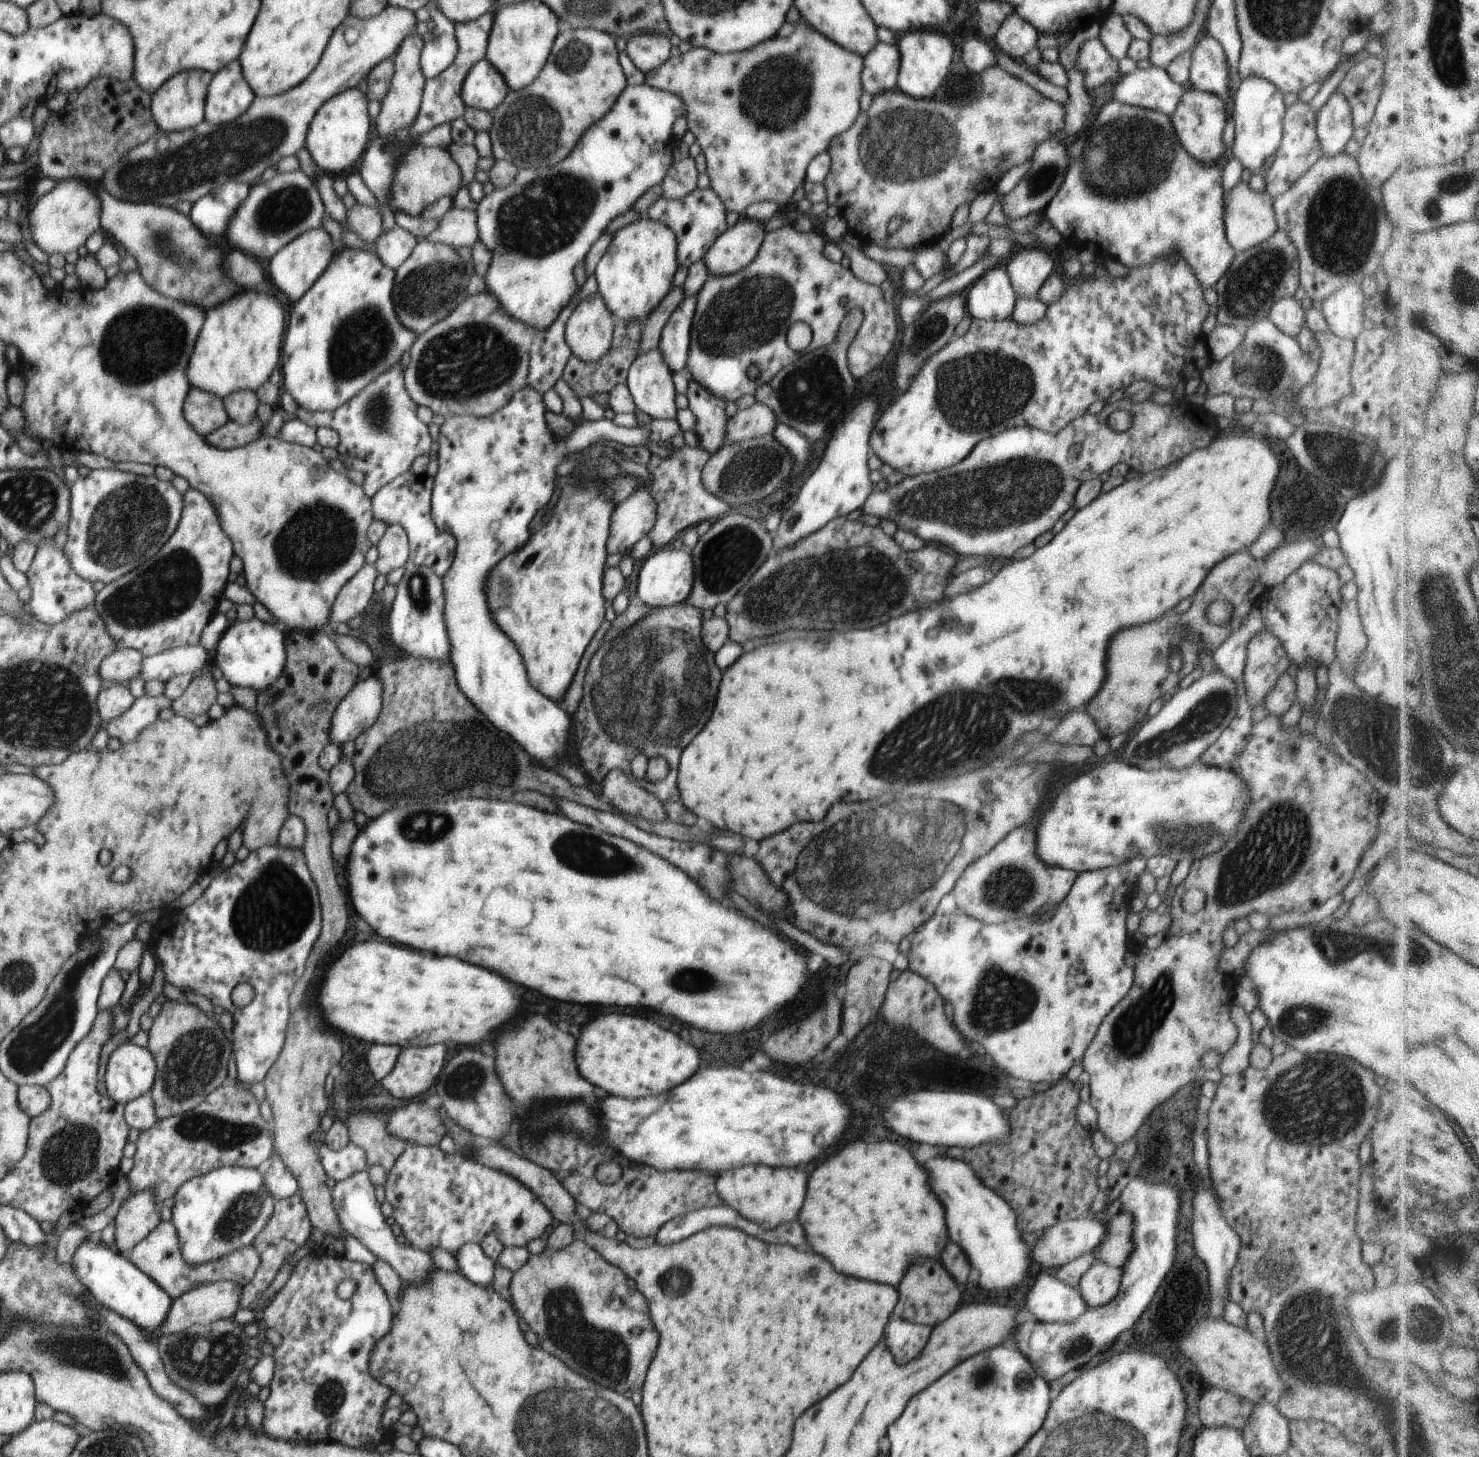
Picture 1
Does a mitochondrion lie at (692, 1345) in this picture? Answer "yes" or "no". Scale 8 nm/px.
no

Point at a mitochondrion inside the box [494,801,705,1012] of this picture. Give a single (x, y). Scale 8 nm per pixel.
(580, 853)

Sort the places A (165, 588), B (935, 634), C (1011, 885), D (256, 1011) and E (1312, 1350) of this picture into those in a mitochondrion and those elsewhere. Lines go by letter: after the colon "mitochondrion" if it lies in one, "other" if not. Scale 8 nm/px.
A: mitochondrion
B: other
C: mitochondrion
D: other
E: mitochondrion

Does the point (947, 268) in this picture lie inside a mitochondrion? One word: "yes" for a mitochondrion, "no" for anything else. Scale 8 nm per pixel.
no

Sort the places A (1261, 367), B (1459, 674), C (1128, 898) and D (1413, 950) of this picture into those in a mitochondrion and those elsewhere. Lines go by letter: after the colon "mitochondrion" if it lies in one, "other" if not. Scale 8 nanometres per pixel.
A: mitochondrion
B: mitochondrion
C: other
D: mitochondrion

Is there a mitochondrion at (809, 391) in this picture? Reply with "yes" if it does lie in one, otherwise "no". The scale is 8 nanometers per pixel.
yes

